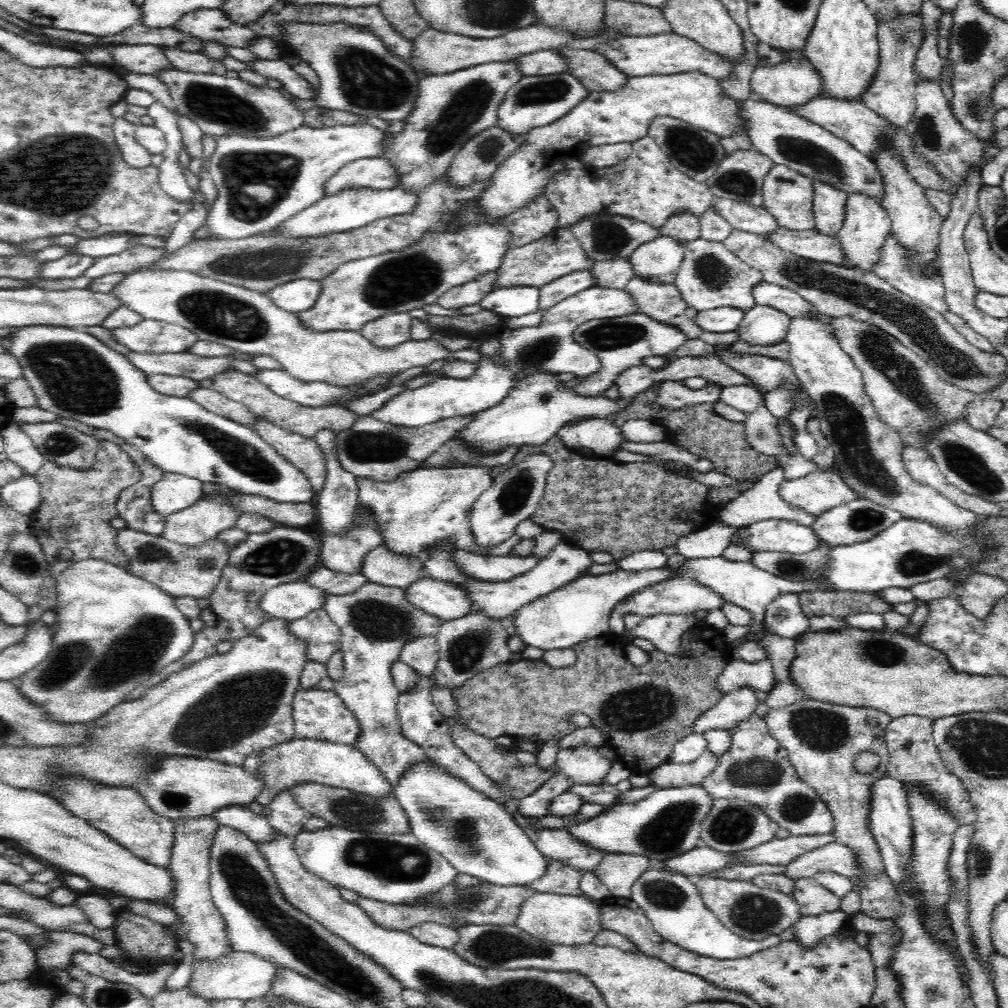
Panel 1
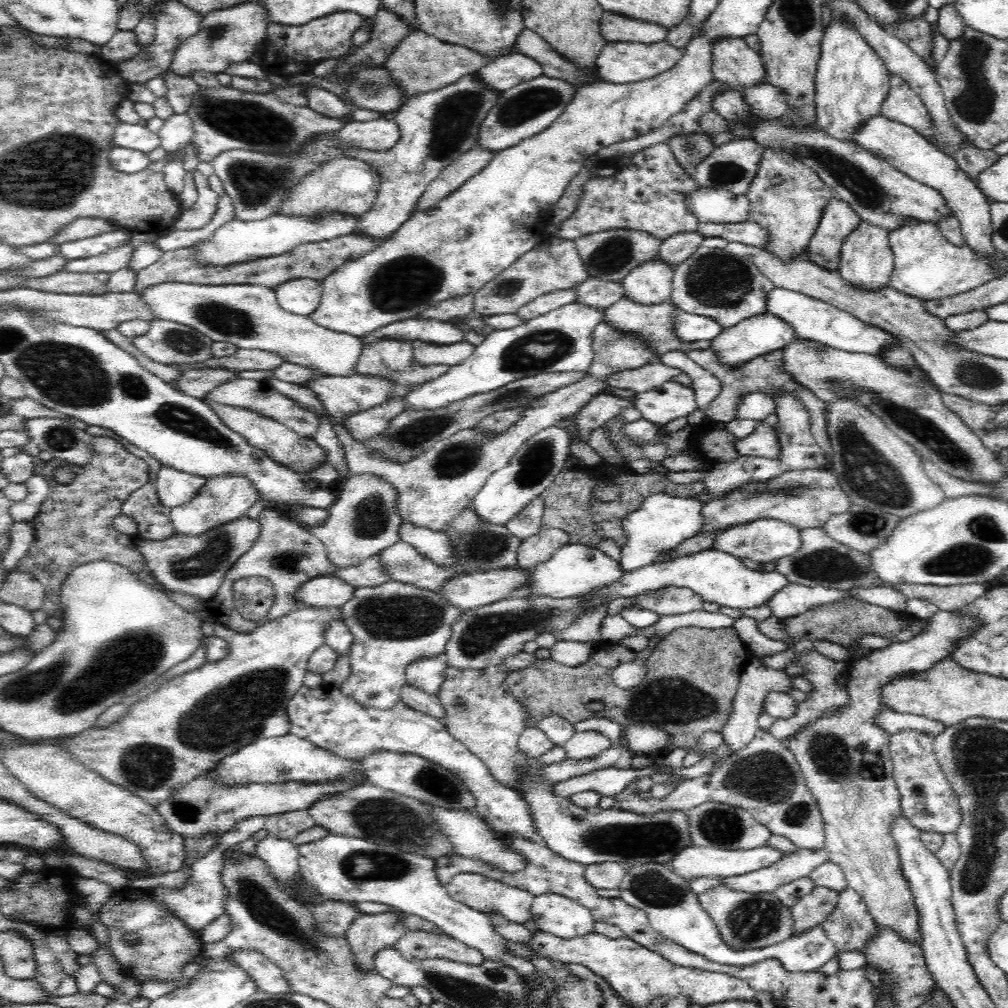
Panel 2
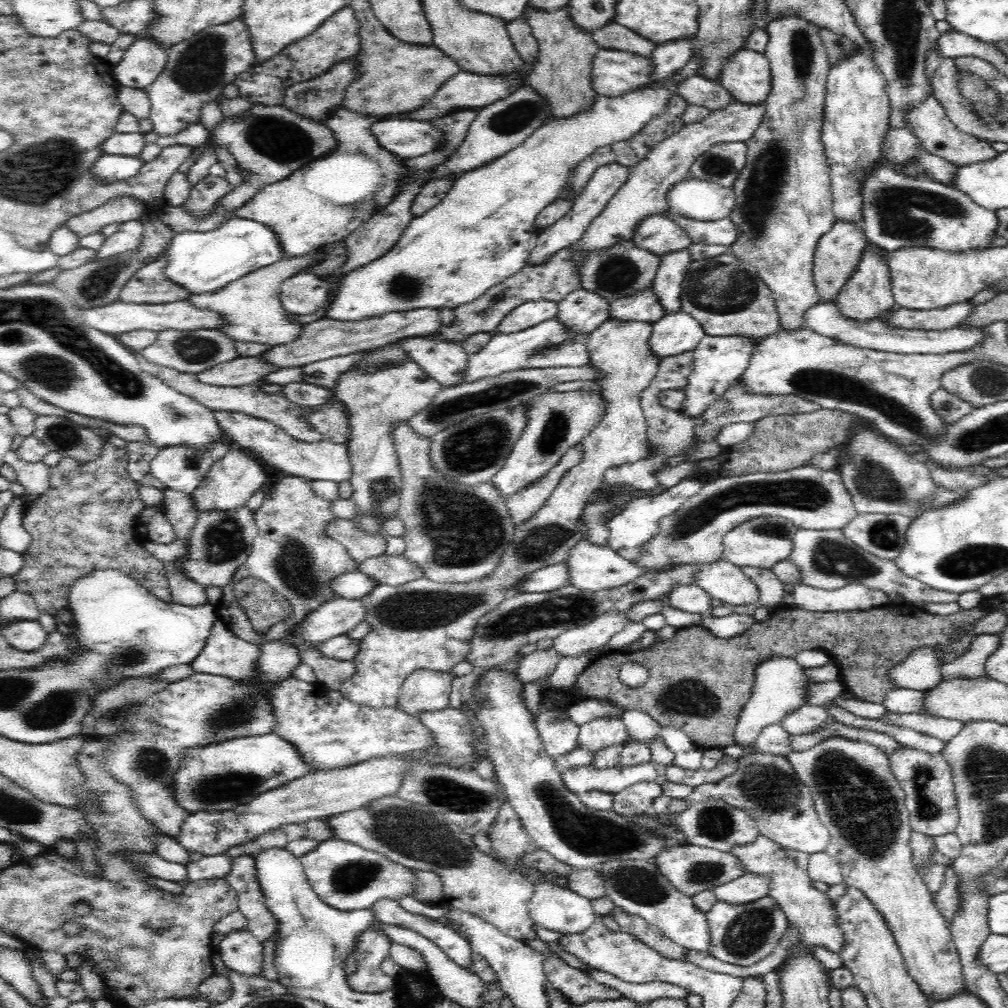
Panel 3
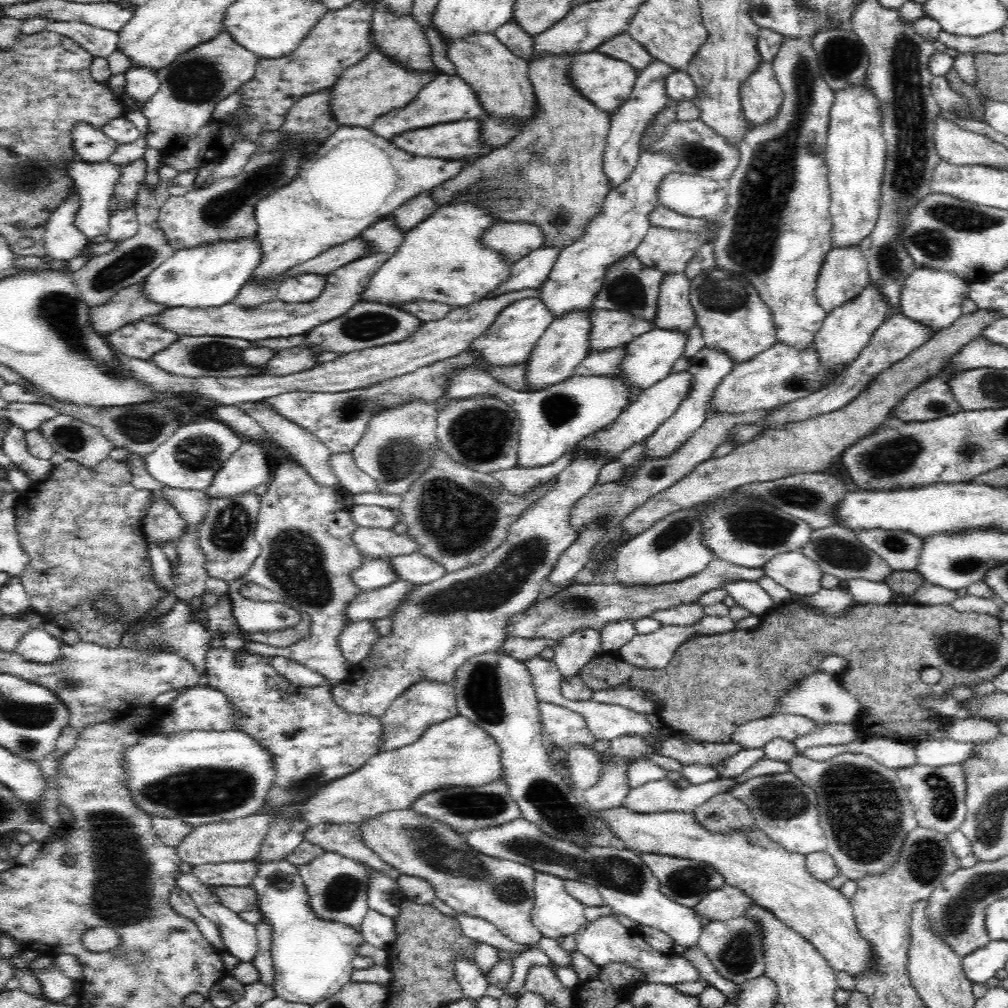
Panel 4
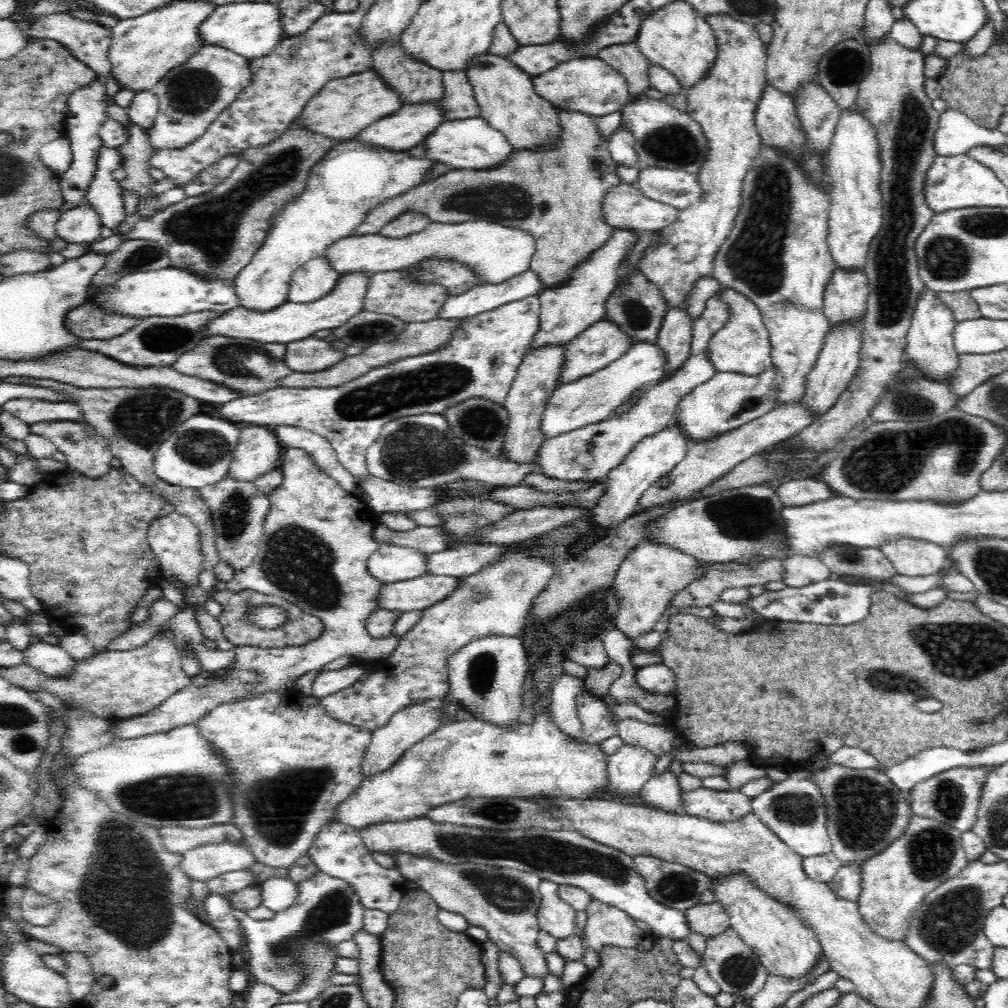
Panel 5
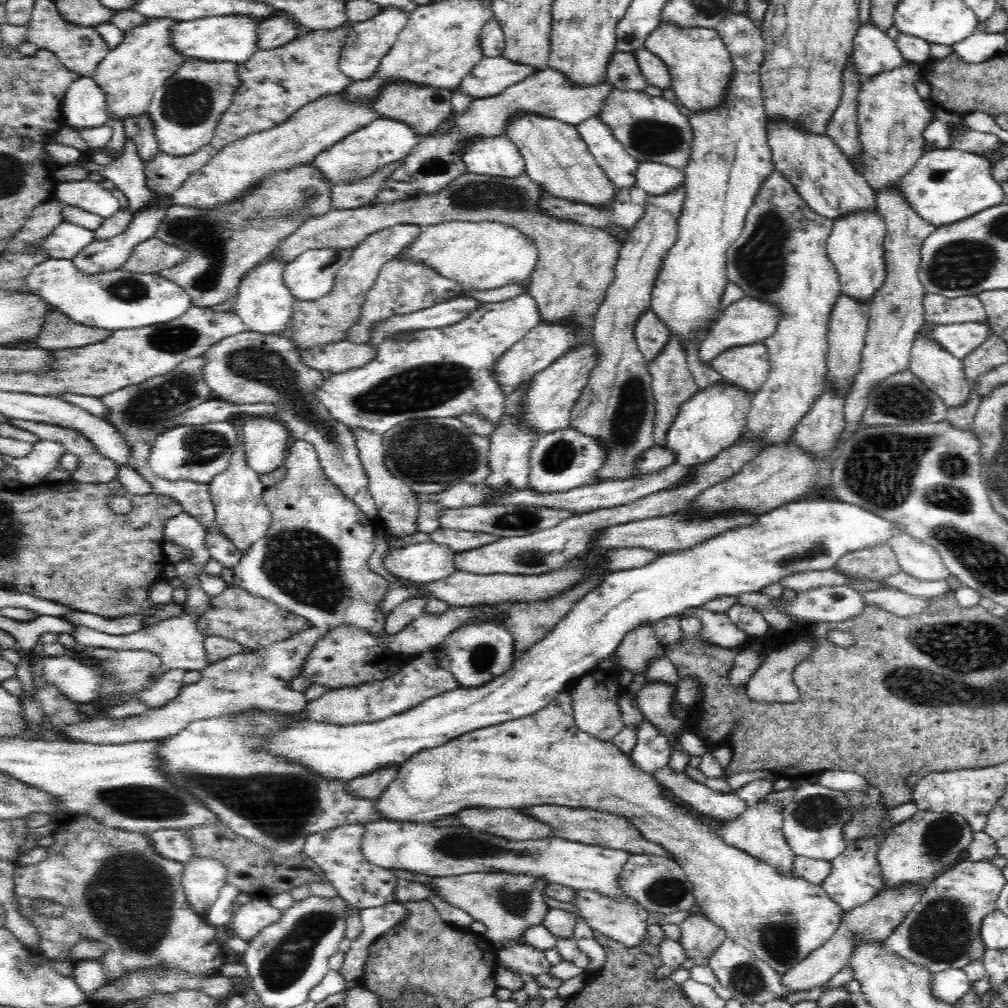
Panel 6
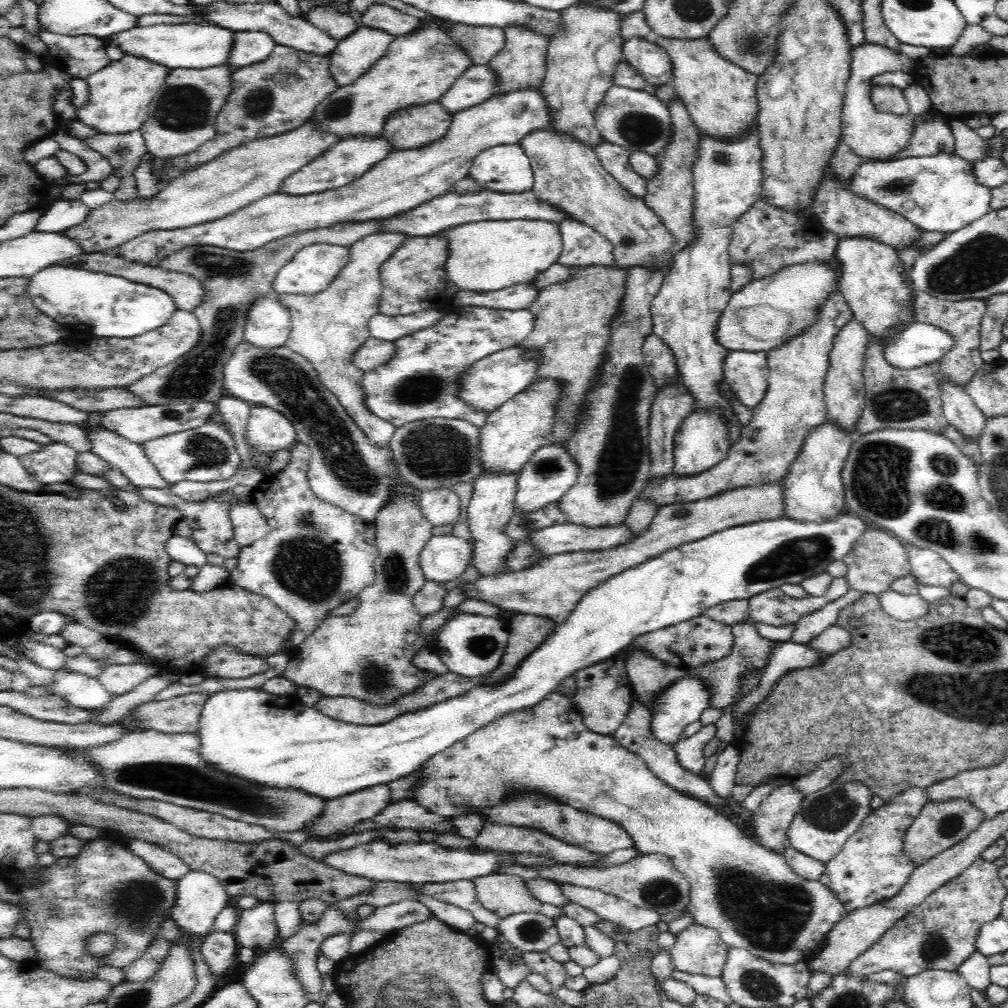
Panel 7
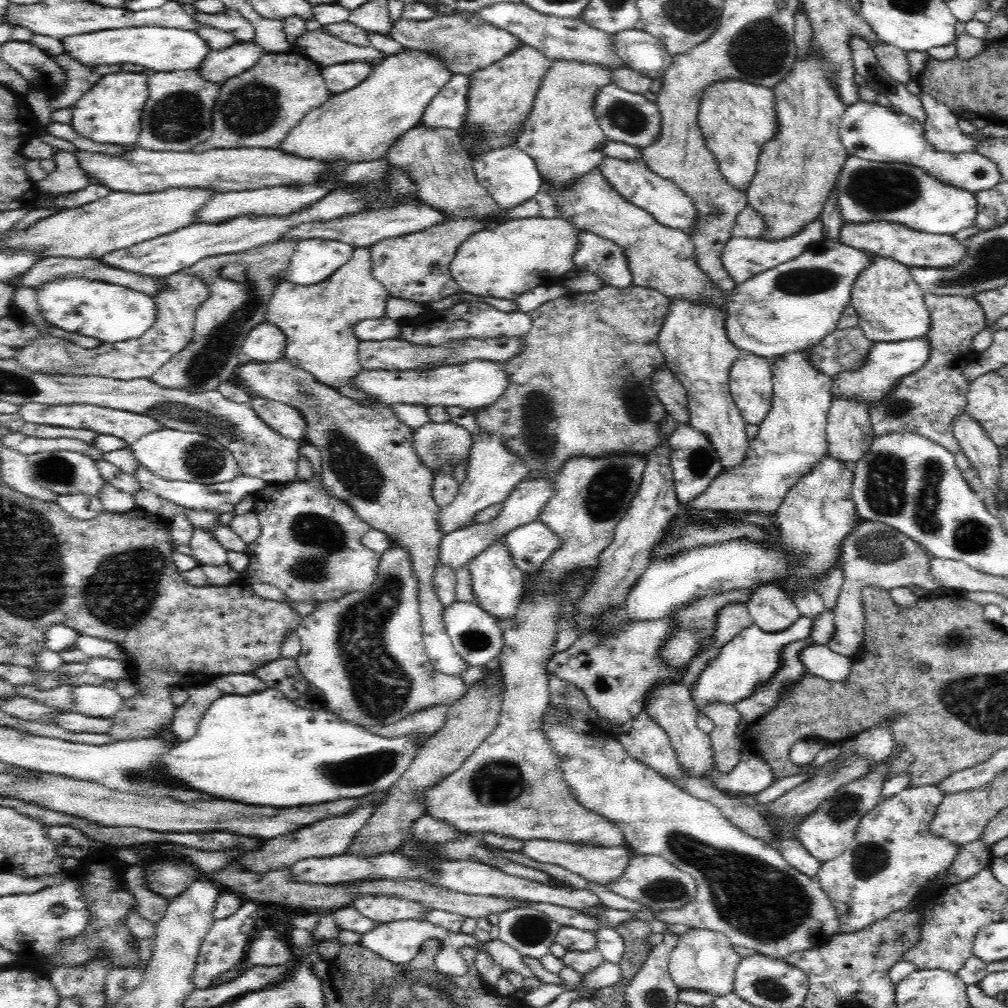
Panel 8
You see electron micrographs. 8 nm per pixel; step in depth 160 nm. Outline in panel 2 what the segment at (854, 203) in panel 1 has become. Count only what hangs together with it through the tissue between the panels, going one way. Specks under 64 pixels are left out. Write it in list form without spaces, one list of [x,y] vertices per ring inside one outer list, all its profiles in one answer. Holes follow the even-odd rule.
[[[861,219],[858,226],[844,239],[839,257],[838,271],[842,279],[852,284],[852,287],[879,289],[888,286],[895,267],[888,229]]]

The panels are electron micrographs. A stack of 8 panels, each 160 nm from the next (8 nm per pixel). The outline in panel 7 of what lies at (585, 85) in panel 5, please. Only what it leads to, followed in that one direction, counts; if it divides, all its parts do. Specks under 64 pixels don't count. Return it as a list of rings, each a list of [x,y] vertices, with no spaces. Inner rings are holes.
[[[526,88],[500,96],[492,96],[476,106],[453,114],[446,134],[437,141],[416,148],[393,150],[358,180],[329,191],[307,195],[275,192],[223,216],[196,226],[176,230],[155,230],[122,244],[116,256],[132,262],[157,264],[184,247],[212,245],[238,252],[256,250],[295,232],[326,228],[332,224],[364,222],[406,212],[450,191],[453,184],[469,175],[475,156],[483,150],[503,144],[516,144],[527,134],[548,129],[552,115],[541,88]]]

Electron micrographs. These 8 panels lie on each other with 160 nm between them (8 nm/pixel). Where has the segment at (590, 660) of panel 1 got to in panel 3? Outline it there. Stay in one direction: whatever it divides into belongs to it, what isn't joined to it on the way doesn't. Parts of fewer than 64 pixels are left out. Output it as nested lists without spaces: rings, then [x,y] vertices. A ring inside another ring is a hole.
[[[882,605],[879,607],[869,608],[868,610],[848,610],[840,612],[824,612],[824,611],[808,611],[802,608],[787,608],[787,606],[778,606],[773,609],[771,612],[771,617],[765,621],[759,622],[756,621],[748,630],[745,630],[741,635],[724,638],[718,638],[710,633],[705,627],[700,625],[694,625],[689,627],[684,627],[677,629],[677,633],[671,638],[657,645],[642,649],[638,652],[624,652],[624,651],[609,651],[603,652],[600,654],[592,664],[588,665],[588,668],[585,668],[580,676],[576,679],[575,685],[571,691],[564,693],[564,691],[556,691],[548,687],[549,678],[544,677],[543,679],[538,679],[536,682],[531,685],[541,688],[543,692],[543,698],[546,698],[555,704],[555,706],[563,706],[566,708],[570,702],[574,700],[586,700],[586,698],[595,698],[600,702],[607,702],[608,704],[613,704],[614,706],[619,706],[624,711],[626,710],[640,710],[649,714],[652,718],[656,719],[661,725],[664,726],[673,726],[674,728],[682,730],[685,732],[697,745],[703,748],[722,748],[731,744],[735,744],[735,730],[737,727],[738,717],[740,716],[740,711],[744,708],[744,705],[748,702],[750,695],[752,694],[752,685],[754,684],[755,670],[756,667],[760,666],[763,660],[767,658],[778,655],[782,657],[795,658],[796,654],[802,650],[806,649],[822,649],[826,653],[830,653],[834,658],[834,662],[840,667],[841,672],[841,682],[844,685],[844,688],[850,691],[855,698],[860,698],[862,701],[873,702],[876,704],[883,704],[885,694],[894,690],[897,686],[889,679],[889,672],[892,667],[895,667],[899,662],[902,662],[914,649],[918,647],[928,645],[928,647],[934,647],[938,651],[938,659],[940,659],[940,668],[946,669],[946,664],[949,662],[955,661],[959,658],[960,655],[963,655],[964,652],[969,651],[970,645],[972,644],[972,639],[976,637],[976,634],[971,634],[971,632],[966,632],[963,634],[961,630],[968,624],[973,623],[975,620],[981,619],[983,616],[988,614],[987,609],[981,608],[980,605],[974,607],[973,609],[960,609],[956,614],[940,615],[940,614],[930,614],[929,612],[924,611],[920,607],[909,606],[909,605]],[[625,662],[638,662],[642,666],[648,668],[648,680],[644,686],[638,686],[638,688],[630,688],[626,686],[623,682],[620,682],[619,679],[619,670],[622,664]]]

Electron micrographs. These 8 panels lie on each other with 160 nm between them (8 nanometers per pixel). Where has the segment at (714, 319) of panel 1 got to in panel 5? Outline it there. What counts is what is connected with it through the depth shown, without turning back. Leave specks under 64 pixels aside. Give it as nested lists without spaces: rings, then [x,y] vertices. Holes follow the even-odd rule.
[[[636,342],[621,358],[608,364],[608,367],[556,387],[544,407],[541,422],[544,442],[608,419],[638,388],[644,388],[664,378],[665,361],[666,354],[657,343]]]

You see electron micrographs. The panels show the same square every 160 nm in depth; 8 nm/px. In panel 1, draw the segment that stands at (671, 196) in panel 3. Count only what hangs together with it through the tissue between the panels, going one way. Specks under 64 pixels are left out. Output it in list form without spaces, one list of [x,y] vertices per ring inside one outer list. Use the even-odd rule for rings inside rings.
[[[718,198],[710,204],[722,218],[726,219],[735,229],[759,235],[774,234],[781,228],[778,220],[763,206],[754,206],[739,200]]]

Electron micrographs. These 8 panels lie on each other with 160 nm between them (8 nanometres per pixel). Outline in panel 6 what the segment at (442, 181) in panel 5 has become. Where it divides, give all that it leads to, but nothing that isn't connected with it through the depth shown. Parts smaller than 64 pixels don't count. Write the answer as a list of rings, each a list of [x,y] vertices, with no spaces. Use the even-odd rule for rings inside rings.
[[[526,171],[514,178],[493,177],[490,175],[474,174],[464,172],[458,178],[452,180],[440,191],[431,195],[424,195],[422,191],[416,195],[410,195],[404,199],[398,199],[391,203],[376,203],[375,205],[364,205],[354,209],[332,209],[319,217],[310,218],[296,228],[288,238],[280,240],[280,244],[270,252],[268,259],[280,259],[280,261],[292,262],[299,254],[312,250],[312,248],[338,248],[354,249],[365,238],[371,234],[391,227],[395,224],[416,224],[422,228],[442,222],[452,222],[460,220],[462,222],[492,221],[500,224],[516,227],[520,232],[529,236],[536,245],[538,260],[531,274],[531,282],[528,284],[527,293],[535,298],[538,304],[541,318],[547,322],[563,322],[569,326],[577,328],[574,332],[581,332],[581,338],[568,348],[568,352],[576,345],[595,344],[592,330],[594,330],[594,320],[604,302],[606,292],[612,280],[615,279],[615,266],[618,260],[620,243],[614,239],[610,231],[603,228],[586,226],[583,224],[572,223],[564,219],[558,219],[544,213],[540,209],[540,200],[549,196],[548,191],[542,189]]]

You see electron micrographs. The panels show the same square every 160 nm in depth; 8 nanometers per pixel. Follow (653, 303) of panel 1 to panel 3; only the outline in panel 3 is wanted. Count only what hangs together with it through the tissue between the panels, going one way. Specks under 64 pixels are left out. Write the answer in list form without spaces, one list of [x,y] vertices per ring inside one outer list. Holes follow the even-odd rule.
[[[608,318],[600,328],[589,336],[588,351],[590,352],[590,366],[604,376],[594,380],[600,388],[606,401],[604,418],[600,424],[584,438],[584,456],[574,468],[565,472],[560,484],[554,488],[544,506],[526,520],[520,528],[514,530],[514,540],[506,546],[502,560],[493,574],[483,577],[478,581],[460,582],[460,584],[444,584],[426,578],[412,580],[400,586],[378,584],[365,597],[362,598],[366,607],[364,621],[370,625],[371,631],[359,642],[358,652],[354,657],[356,674],[344,681],[340,686],[340,693],[354,704],[365,707],[396,707],[400,696],[401,685],[410,673],[418,669],[451,672],[456,663],[464,661],[470,650],[477,620],[487,612],[494,610],[503,600],[513,597],[517,592],[517,584],[524,580],[524,576],[546,568],[551,564],[565,562],[571,548],[582,540],[585,534],[580,529],[575,530],[576,520],[581,518],[582,512],[589,502],[589,496],[602,487],[604,473],[613,466],[620,466],[628,462],[638,462],[650,456],[651,443],[648,441],[648,426],[641,407],[640,391],[643,391],[656,377],[661,358],[654,355],[650,349],[653,324],[650,322],[621,322],[615,318]]]

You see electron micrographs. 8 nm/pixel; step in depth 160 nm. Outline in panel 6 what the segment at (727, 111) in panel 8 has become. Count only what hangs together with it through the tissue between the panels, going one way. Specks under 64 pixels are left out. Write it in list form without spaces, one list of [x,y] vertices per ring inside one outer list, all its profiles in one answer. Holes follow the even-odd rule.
[[[661,21],[656,30],[648,35],[644,48],[664,61],[671,76],[671,90],[686,111],[717,109],[726,100],[734,65],[729,50],[715,28],[682,28]]]

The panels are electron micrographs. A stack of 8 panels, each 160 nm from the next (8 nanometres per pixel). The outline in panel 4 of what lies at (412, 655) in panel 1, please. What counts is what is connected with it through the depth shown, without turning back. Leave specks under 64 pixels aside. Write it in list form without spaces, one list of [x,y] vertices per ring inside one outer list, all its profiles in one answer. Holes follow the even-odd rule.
[[[430,680],[416,682],[398,696],[388,707],[385,715],[380,718],[382,721],[380,751],[387,751],[416,742],[429,726],[458,714],[454,681],[447,683],[437,683]]]

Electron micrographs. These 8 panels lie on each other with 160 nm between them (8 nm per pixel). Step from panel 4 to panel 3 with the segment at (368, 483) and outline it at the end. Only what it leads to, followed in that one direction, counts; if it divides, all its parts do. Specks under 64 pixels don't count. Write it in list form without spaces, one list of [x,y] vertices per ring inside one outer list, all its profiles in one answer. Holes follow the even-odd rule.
[[[215,410],[213,413],[228,439],[240,447],[250,448],[256,456],[260,456],[260,460],[264,460],[268,466],[284,472],[285,475],[299,476],[308,480],[334,480],[334,482],[351,479],[352,465],[345,444],[333,444],[324,440],[303,442],[290,436],[284,428],[243,412]]]

